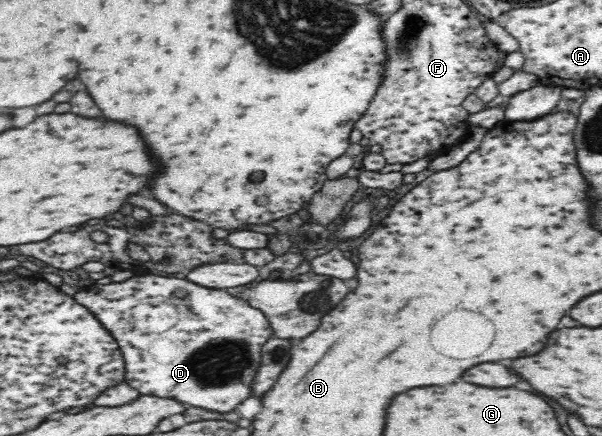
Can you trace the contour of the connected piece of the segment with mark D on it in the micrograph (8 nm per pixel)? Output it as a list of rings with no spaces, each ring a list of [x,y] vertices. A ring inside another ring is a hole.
[[[141,274],[135,278],[129,278],[122,282],[111,282],[101,286],[96,282],[87,288],[85,292],[77,292],[74,300],[86,306],[96,317],[99,322],[113,335],[113,338],[118,342],[123,358],[125,361],[126,380],[125,382],[136,388],[141,395],[153,395],[159,398],[171,398],[187,407],[197,407],[198,409],[211,410],[225,414],[235,410],[241,402],[247,400],[252,395],[252,384],[257,376],[257,371],[261,366],[261,351],[264,344],[274,336],[274,330],[271,322],[264,315],[262,310],[253,308],[243,298],[237,298],[226,292],[225,289],[209,288],[191,282],[189,279],[179,279],[179,277],[171,276],[167,278],[164,274]],[[177,291],[186,293],[184,297],[174,295]]]

